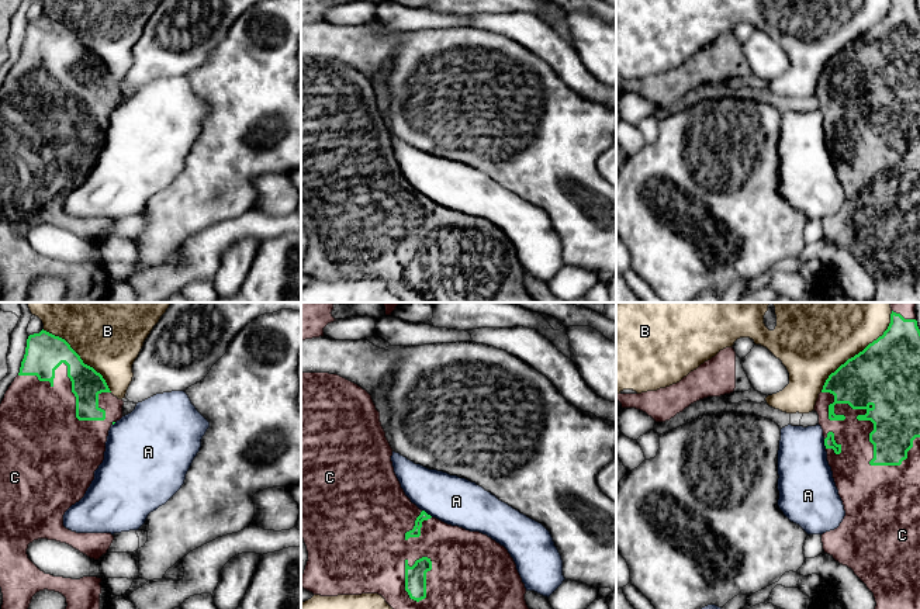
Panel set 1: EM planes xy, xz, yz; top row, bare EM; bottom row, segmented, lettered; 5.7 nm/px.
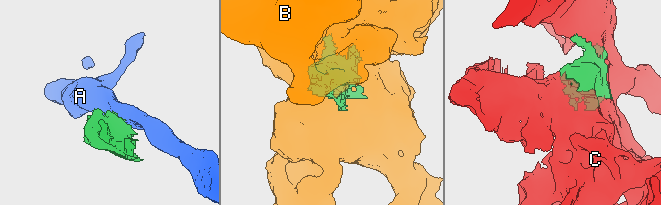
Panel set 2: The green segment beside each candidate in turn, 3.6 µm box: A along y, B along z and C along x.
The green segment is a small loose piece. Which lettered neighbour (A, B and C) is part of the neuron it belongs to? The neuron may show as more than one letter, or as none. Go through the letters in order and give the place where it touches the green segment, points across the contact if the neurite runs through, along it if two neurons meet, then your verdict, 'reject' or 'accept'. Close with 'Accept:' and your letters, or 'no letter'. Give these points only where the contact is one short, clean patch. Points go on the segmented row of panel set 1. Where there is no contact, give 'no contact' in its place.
A: contact xz (426, 514); border xz (422, 509), (432, 516); reject
B: contact yz (860, 352); reject
C: contact yz (870, 436); accept
Accept: C

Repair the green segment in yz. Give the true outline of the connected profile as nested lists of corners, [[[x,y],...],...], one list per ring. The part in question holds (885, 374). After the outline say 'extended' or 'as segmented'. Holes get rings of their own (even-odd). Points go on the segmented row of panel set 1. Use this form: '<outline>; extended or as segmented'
[[[890,302],[892,314],[888,329],[829,376],[814,405],[819,425],[823,429],[827,461],[845,511],[840,526],[822,534],[823,550],[840,564],[851,568],[867,585],[874,594],[875,609],[920,609],[920,329],[914,307],[916,302]]]; extended

